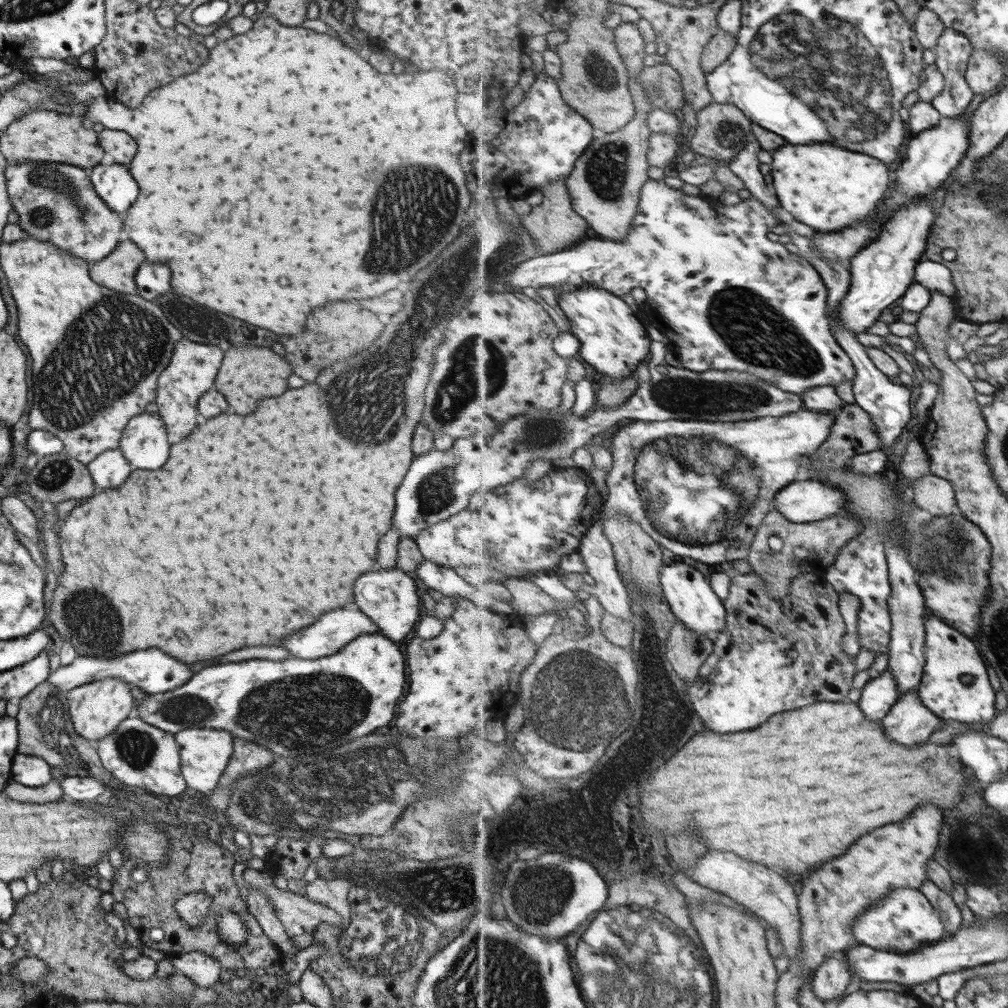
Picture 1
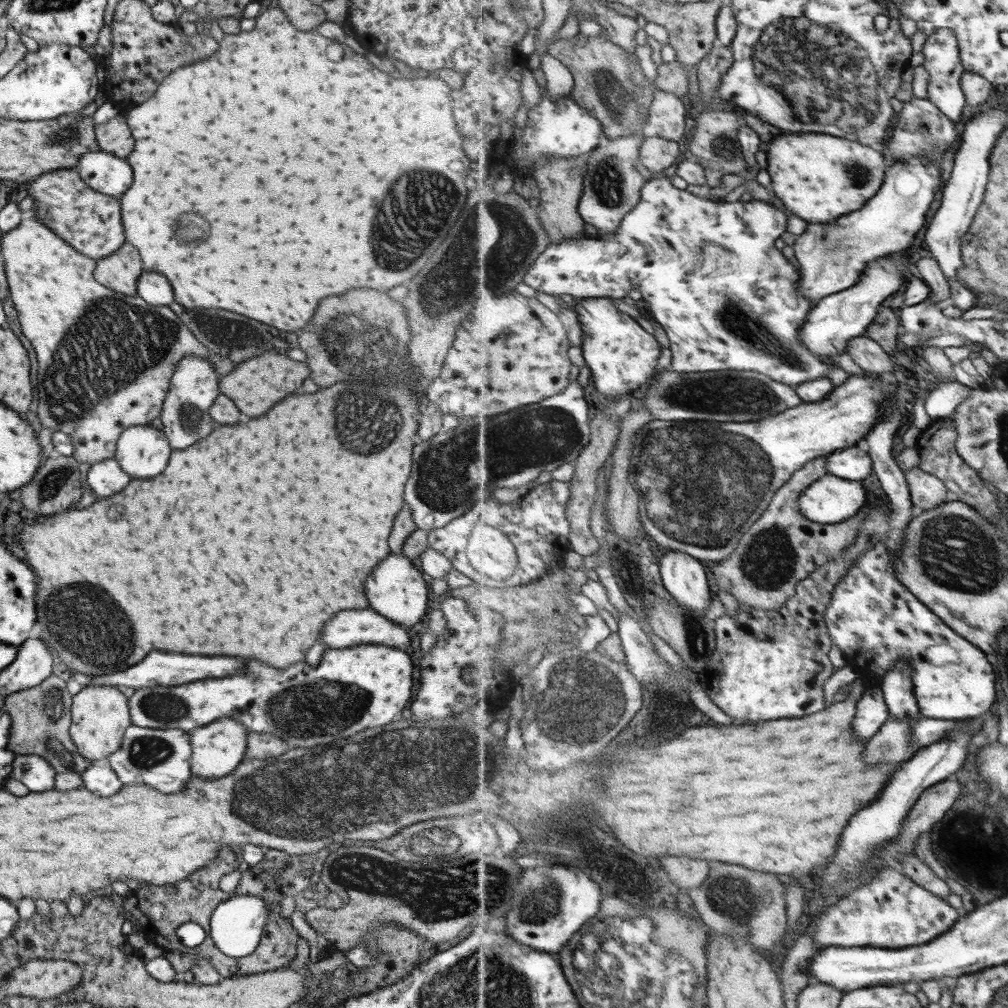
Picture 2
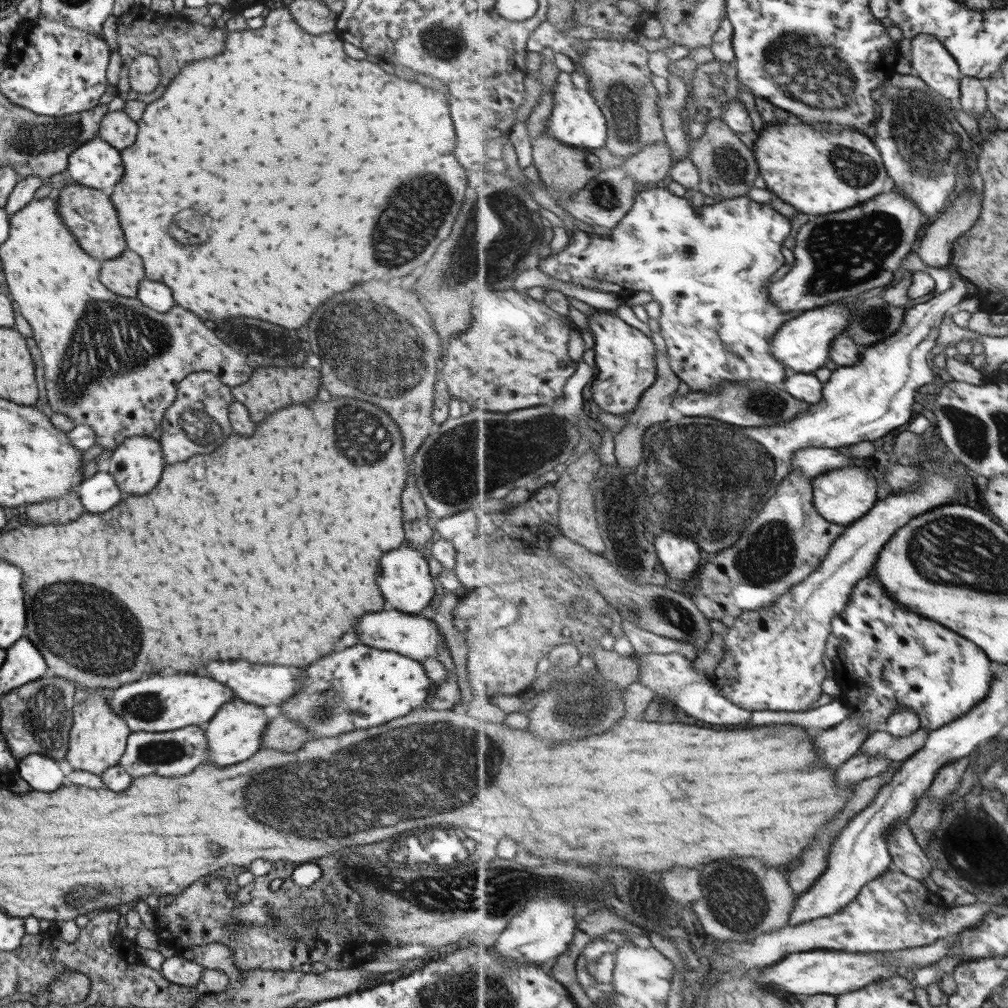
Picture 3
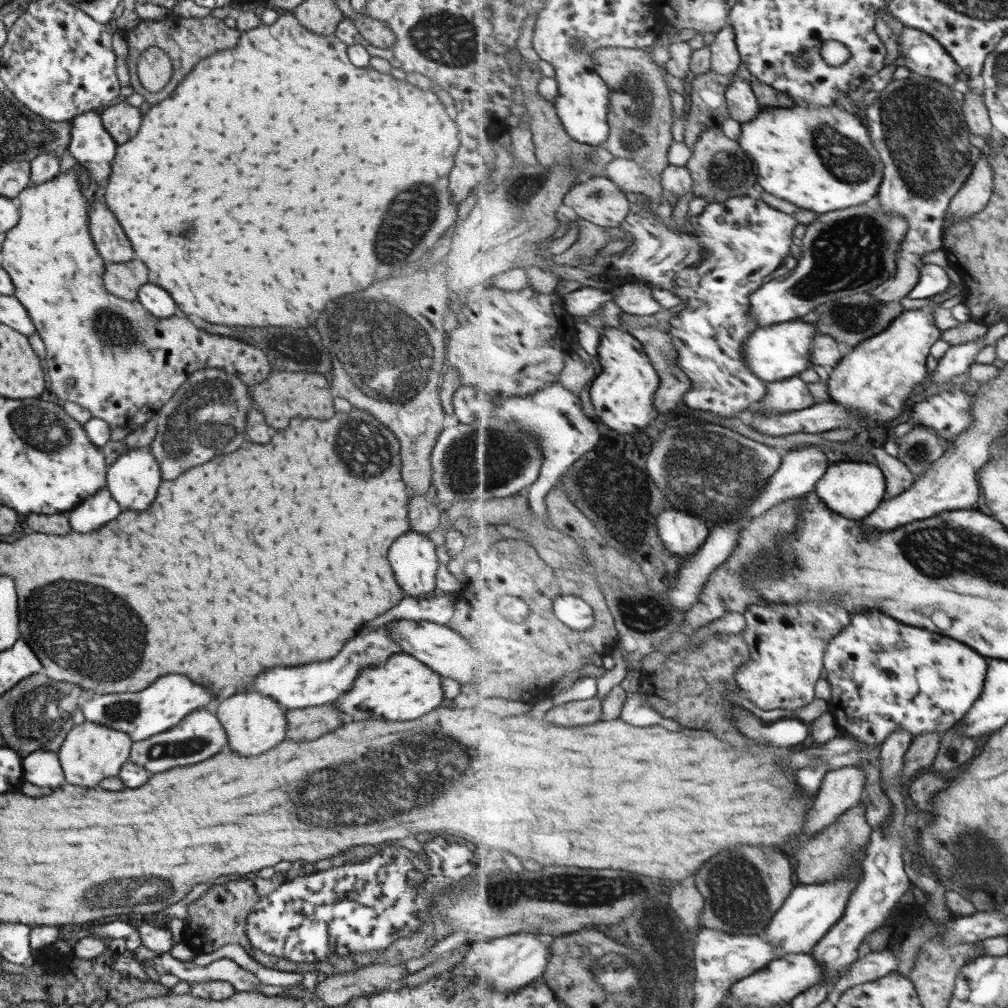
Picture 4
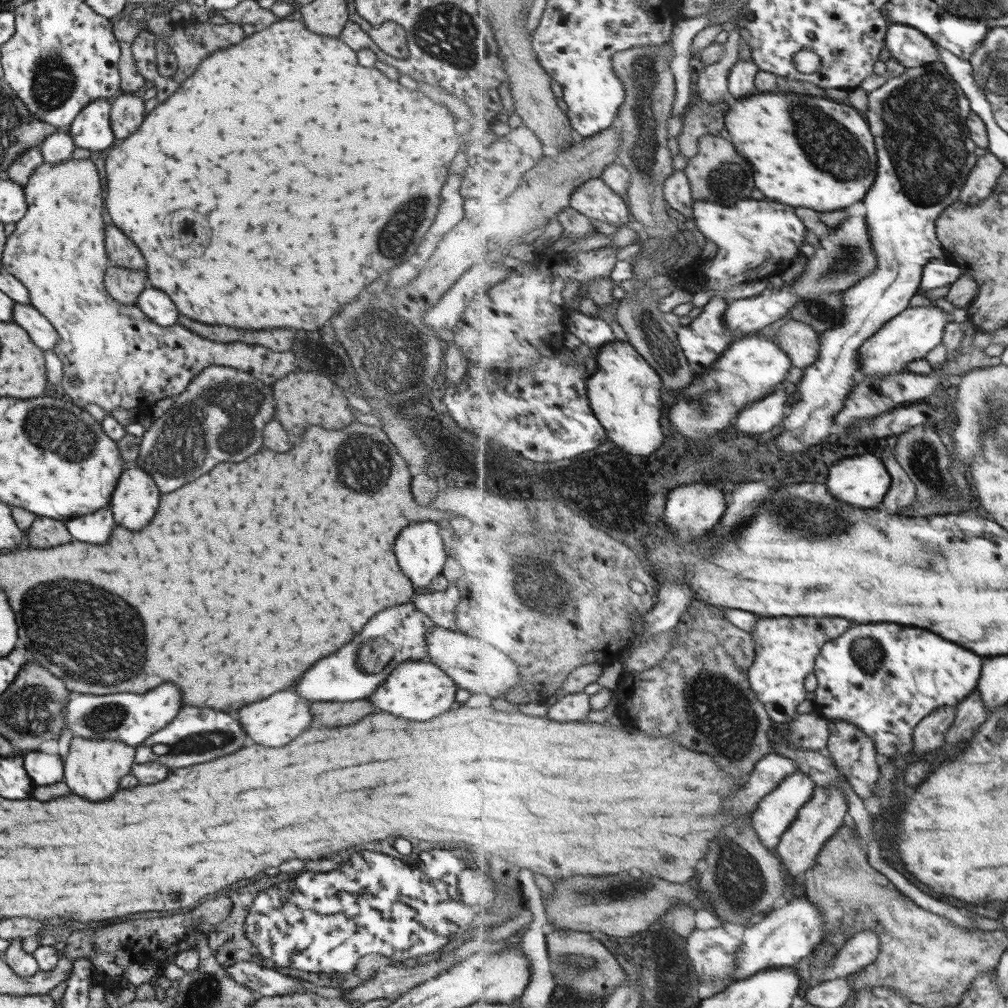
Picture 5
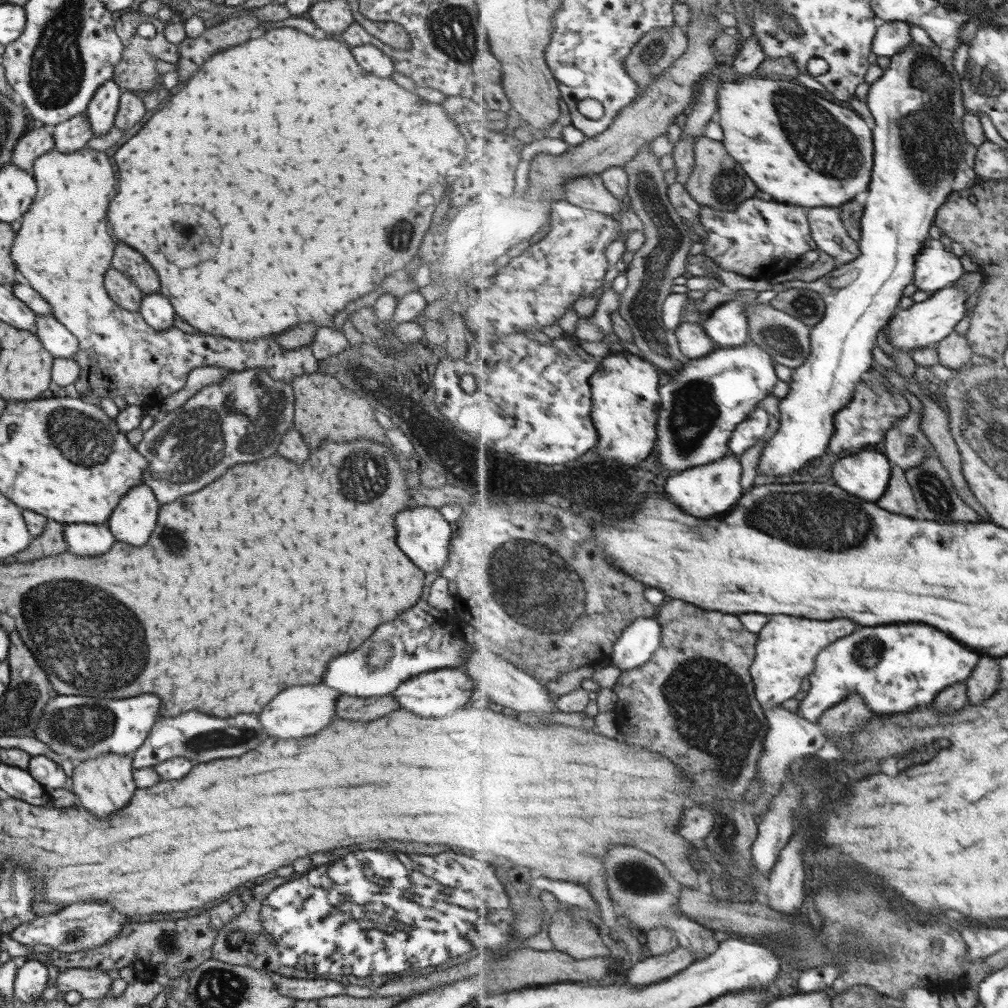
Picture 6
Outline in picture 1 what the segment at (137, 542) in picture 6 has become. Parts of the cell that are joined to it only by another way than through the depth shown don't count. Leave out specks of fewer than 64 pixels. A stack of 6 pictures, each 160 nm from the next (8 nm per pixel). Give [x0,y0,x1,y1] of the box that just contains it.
[118,411,171,470]

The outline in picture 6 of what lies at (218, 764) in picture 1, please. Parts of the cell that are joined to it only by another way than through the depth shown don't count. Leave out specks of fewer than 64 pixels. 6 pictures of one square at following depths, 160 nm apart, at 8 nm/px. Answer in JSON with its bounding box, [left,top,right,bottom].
[258,684,340,738]

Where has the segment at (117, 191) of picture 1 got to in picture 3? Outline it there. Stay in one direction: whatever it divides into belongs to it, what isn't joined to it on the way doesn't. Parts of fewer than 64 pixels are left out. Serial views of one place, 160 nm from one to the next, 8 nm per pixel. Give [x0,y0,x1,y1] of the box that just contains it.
[64,134,124,191]

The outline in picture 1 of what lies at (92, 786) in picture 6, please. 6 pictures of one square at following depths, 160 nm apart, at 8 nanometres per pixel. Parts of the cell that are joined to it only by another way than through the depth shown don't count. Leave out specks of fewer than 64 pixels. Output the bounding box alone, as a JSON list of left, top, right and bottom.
[67,677,135,744]

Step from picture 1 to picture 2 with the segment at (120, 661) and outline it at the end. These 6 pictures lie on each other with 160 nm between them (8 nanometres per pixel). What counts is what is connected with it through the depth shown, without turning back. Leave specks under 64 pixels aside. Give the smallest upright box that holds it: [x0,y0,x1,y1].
[82,650,244,692]

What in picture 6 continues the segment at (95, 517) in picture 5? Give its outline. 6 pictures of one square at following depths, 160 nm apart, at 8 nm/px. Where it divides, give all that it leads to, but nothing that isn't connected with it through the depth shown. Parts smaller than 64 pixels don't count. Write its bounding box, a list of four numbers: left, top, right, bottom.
[63,523,116,556]

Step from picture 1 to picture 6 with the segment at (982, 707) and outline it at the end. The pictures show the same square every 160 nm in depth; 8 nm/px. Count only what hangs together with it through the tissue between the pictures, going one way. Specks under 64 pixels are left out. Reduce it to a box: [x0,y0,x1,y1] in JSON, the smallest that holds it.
[798,624,982,723]

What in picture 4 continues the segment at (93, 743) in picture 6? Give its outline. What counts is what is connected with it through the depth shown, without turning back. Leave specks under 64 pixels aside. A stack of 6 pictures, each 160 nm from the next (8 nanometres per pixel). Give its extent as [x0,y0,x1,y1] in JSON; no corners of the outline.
[80,674,214,742]

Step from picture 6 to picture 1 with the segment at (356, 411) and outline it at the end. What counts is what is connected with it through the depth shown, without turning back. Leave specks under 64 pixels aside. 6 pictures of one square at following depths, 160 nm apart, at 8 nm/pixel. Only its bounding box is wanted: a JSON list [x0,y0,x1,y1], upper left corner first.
[214,346,292,414]

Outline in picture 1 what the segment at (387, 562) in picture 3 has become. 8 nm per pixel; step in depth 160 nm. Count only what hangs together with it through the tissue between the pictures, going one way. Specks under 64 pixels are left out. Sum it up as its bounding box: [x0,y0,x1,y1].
[354,569,423,644]

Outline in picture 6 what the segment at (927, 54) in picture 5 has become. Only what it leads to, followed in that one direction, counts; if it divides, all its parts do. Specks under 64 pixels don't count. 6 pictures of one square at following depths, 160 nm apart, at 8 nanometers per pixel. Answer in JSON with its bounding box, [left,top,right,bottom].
[874,21,915,58]

